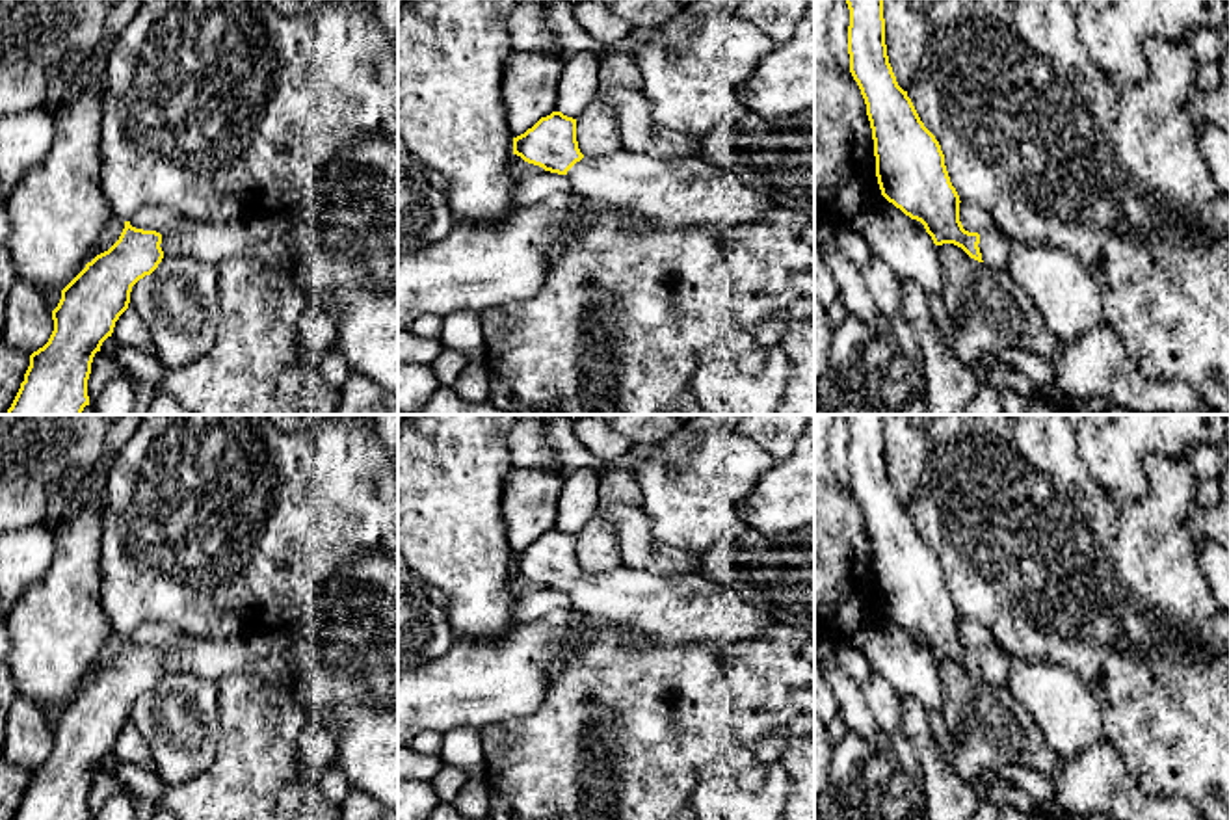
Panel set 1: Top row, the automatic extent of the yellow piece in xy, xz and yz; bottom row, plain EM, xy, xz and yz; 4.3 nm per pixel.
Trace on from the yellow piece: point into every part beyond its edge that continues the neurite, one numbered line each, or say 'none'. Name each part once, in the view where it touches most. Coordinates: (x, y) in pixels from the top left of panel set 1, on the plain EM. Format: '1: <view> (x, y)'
1: yz (995, 662)

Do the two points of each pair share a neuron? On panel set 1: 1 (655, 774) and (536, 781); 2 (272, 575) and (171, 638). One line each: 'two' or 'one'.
1: one
2: two

